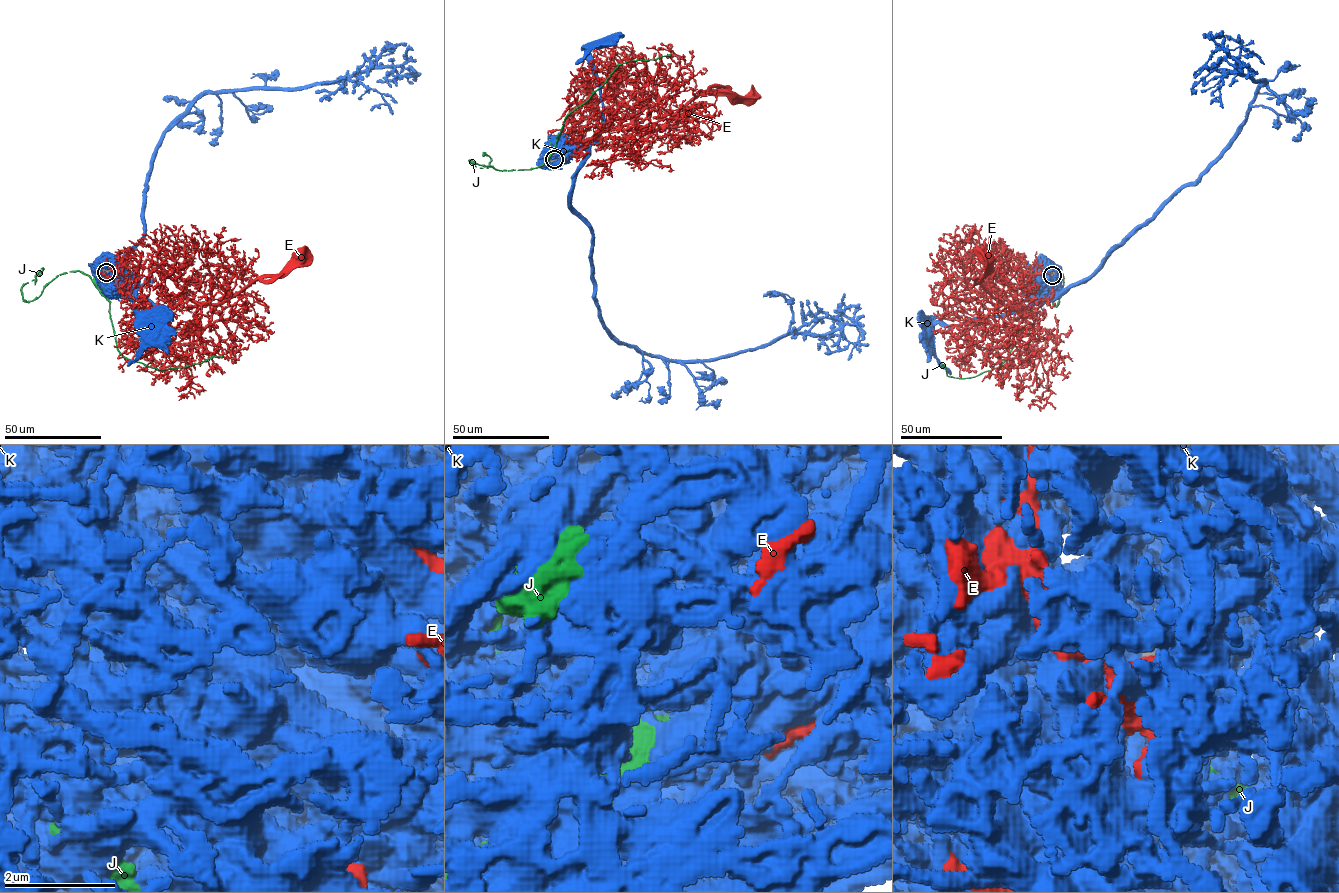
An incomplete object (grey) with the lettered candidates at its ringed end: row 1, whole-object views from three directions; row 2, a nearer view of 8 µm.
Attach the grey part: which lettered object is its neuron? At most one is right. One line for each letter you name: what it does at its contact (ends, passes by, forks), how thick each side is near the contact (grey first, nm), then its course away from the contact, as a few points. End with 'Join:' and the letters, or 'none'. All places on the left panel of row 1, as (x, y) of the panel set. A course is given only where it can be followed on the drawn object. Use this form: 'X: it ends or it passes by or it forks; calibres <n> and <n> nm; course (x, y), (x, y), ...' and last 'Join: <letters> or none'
J: it ends; calibres 240 and 280 nm; course (107, 272), (96, 276), (95, 283), (109, 302), (117, 348), (124, 356), (162, 370), (223, 356)
Join: J

